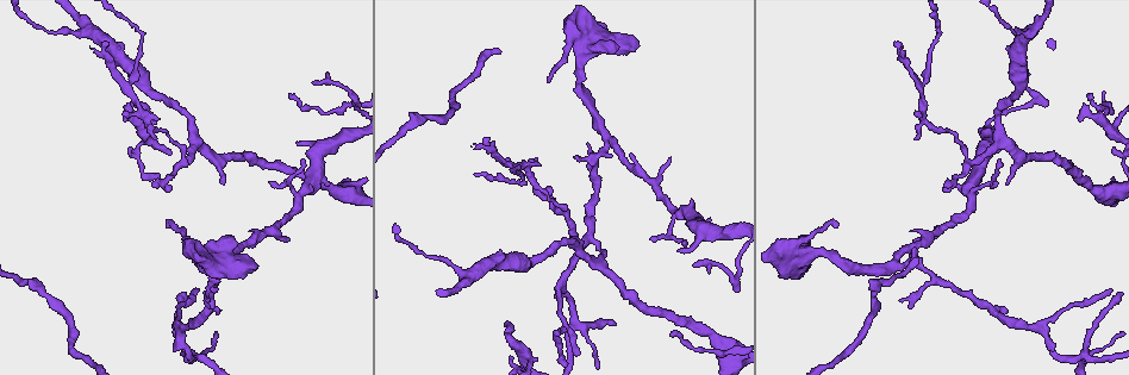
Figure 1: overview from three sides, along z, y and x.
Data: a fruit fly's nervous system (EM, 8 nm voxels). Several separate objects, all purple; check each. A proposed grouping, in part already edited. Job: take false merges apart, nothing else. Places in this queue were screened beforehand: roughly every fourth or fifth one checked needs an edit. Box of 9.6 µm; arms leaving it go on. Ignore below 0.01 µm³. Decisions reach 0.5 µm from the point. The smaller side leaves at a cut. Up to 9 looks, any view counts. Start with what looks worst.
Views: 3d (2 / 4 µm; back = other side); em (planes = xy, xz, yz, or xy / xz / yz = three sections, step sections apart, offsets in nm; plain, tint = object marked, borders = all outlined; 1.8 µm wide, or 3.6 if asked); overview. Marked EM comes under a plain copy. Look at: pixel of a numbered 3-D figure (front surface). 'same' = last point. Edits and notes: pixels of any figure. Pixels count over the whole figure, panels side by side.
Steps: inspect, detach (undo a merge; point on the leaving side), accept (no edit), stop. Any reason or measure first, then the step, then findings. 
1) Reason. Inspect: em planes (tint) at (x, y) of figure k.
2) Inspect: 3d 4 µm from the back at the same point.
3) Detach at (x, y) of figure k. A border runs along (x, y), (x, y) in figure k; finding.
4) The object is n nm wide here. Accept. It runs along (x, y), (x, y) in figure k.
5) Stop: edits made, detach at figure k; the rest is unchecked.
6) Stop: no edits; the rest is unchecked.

Inspect: em planes (tint) at (193, 357) of figure 1.

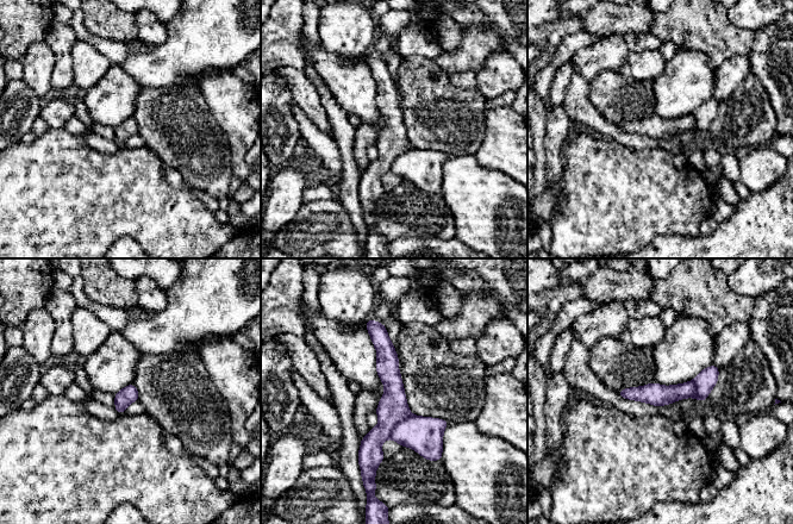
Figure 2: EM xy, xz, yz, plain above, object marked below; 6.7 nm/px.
Detach at (424, 435) of figure 2. A border runs along (410, 415), (395, 425), (389, 437) in figure 2; a second neuron is stuck on.

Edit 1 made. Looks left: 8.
Thin neck. Inspect: em planes (borders) at (145, 129) of figure 1.

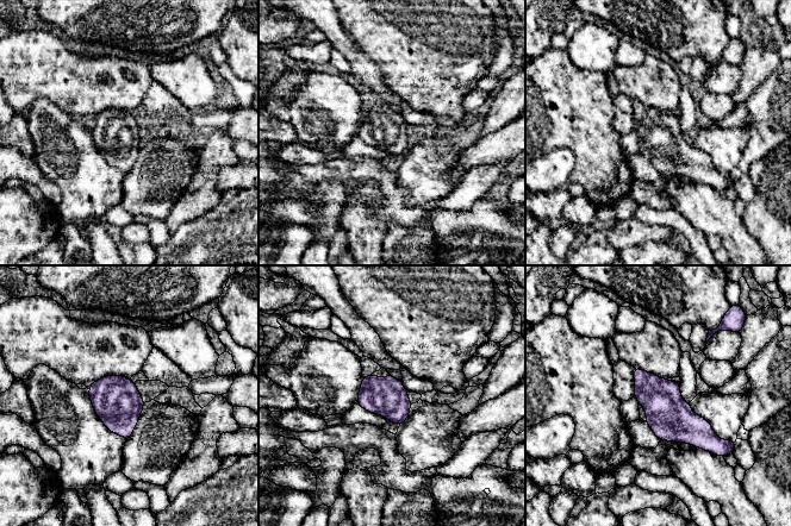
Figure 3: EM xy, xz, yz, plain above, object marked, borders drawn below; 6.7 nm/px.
The object is 260 nm wide here. Accept. All the same neuron.

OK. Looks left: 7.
Three-way junction. Inspect: 3d 4 µm at (1032, 34) of figure 1.

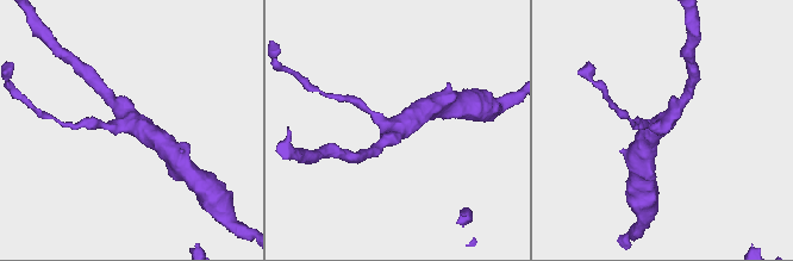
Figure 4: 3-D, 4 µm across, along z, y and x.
3 arms meet here. Inspect: em 3.6 µm xy step 4 (tint) at (135, 125) of figure 4.

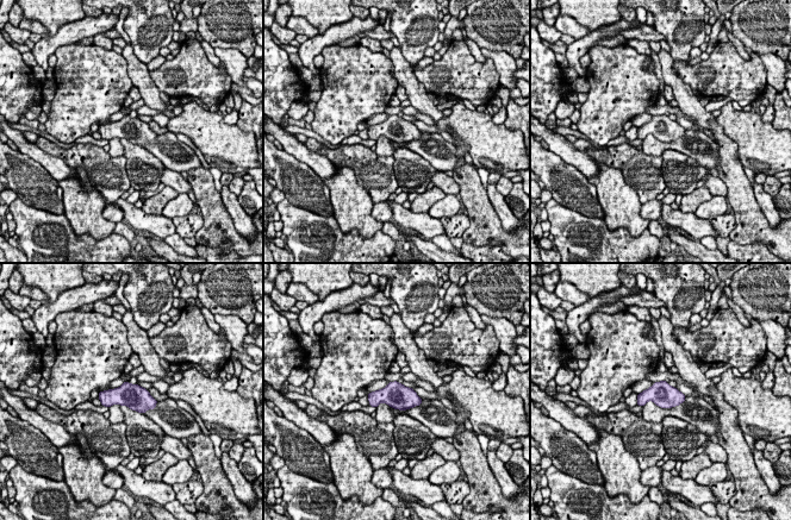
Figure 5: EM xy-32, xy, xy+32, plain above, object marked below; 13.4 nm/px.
The object is 320 nm wide here. Accept. One neuron here.

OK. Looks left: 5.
Three arms meet. Inspect: em yz step 16 (tint) at (514, 166) of figure 1.

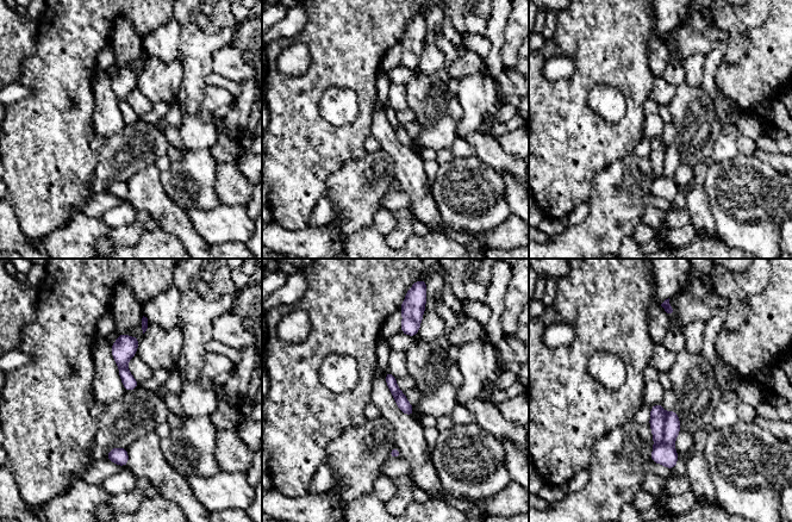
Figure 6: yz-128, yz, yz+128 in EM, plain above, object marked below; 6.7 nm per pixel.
Inspect: em planes (tint) at the same point.

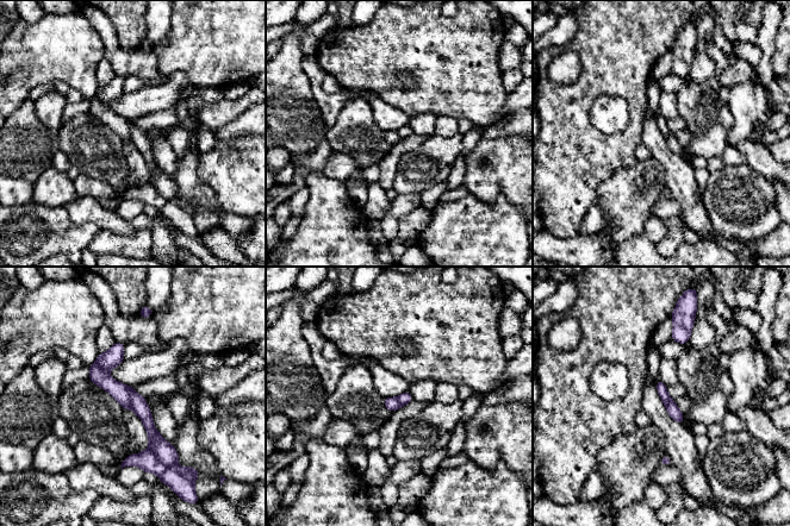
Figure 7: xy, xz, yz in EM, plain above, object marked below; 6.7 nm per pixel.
Detach at (181, 480) of figure 7. A border runs along (148, 449), (166, 465), (160, 477) in figure 7; a second neuron is stuck on.

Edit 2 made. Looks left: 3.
Stop: edits made, detach at figure 2, detach at figure 7; the rest is unchecked.

